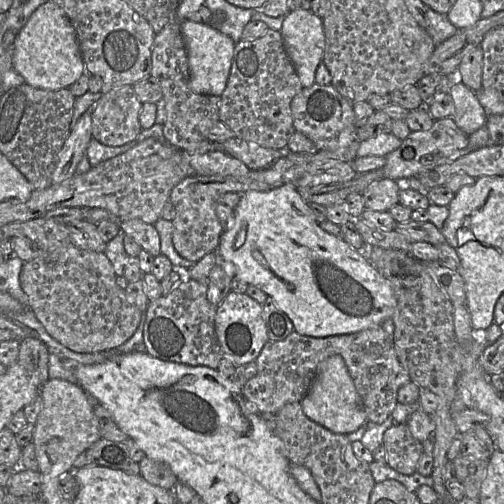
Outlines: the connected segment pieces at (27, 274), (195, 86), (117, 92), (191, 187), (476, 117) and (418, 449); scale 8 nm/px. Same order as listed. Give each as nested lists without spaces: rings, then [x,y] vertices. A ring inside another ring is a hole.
[[[70,245],[68,247],[62,247],[55,250],[39,251],[39,255],[37,257],[23,263],[19,275],[21,288],[27,296],[27,308],[35,314],[36,318],[42,323],[47,333],[53,339],[66,348],[78,353],[113,351],[131,338],[137,330],[139,324],[142,322],[143,312],[128,301],[125,289],[118,286],[116,278],[117,275],[105,252],[84,250],[76,247],[75,245]]]
[[[191,20],[181,22],[181,33],[188,54],[191,90],[198,94],[221,96],[227,85],[236,43],[218,29]]]
[[[131,85],[103,93],[91,111],[92,138],[115,147],[135,140],[142,130],[139,122],[142,104]]]
[[[191,175],[179,182],[171,191],[169,200],[175,208],[173,218],[172,242],[177,253],[183,258],[197,262],[206,254],[216,251],[224,226],[219,221],[215,207],[218,198],[227,192],[240,194],[251,190],[268,190],[269,185],[250,179],[236,179],[232,176],[198,176]]]
[[[448,77],[452,79],[449,93],[454,103],[451,118],[464,133],[471,135],[486,124],[488,115],[473,90],[457,78]]]
[[[394,424],[383,435],[387,464],[395,471],[412,475],[422,454],[422,443],[413,437],[406,424]]]

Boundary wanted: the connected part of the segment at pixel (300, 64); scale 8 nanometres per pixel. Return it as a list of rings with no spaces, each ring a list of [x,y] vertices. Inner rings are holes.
[[[292,10],[285,15],[280,32],[302,86],[313,85],[325,49],[322,18],[310,10]]]

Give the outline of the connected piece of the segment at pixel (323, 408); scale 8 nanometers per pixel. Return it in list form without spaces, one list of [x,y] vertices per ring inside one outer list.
[[[332,355],[319,365],[315,378],[300,403],[310,420],[336,434],[355,432],[367,422],[361,398],[340,355]]]

